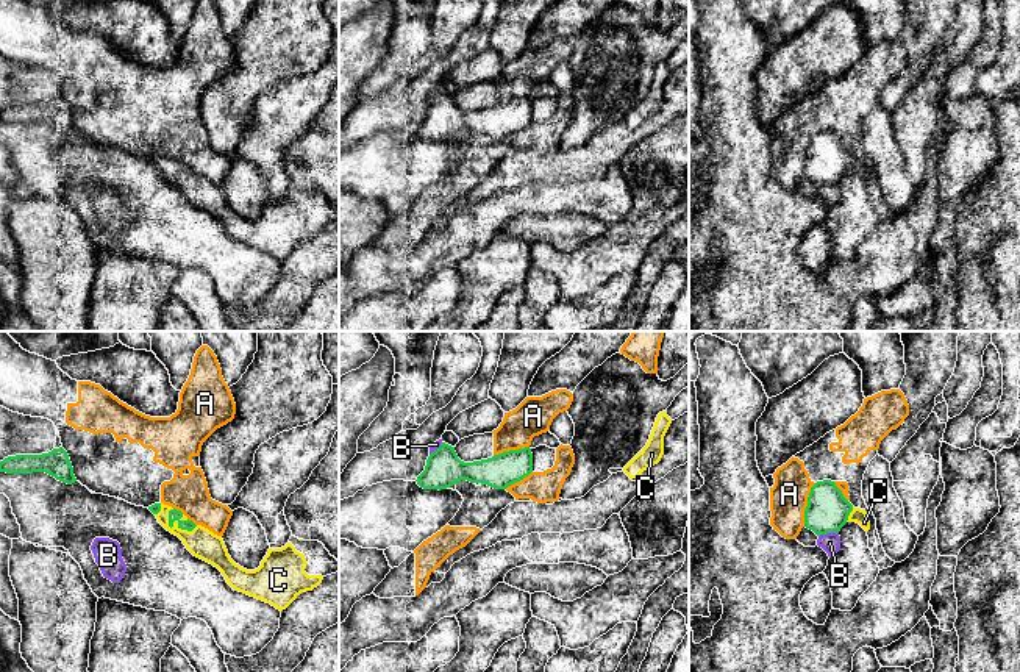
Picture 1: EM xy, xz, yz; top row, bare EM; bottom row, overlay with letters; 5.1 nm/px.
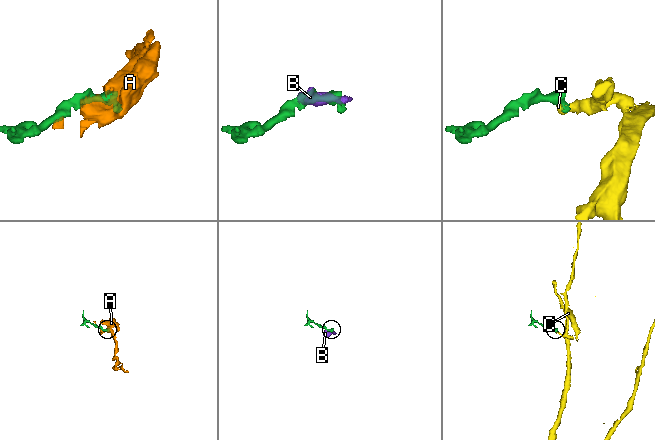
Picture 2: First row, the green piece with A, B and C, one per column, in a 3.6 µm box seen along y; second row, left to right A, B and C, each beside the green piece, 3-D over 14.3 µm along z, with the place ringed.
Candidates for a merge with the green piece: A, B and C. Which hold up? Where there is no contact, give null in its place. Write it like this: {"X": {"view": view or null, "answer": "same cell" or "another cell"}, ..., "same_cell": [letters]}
{"A": {"view": "yz", "answer": "another cell"}, "B": {"view": "yz", "answer": "another cell"}, "C": {"view": "xy", "answer": "same cell"}, "same_cell": ["C"]}

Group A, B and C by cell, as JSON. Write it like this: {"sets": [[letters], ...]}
{"sets": [["A"], ["B"], ["C"]]}

